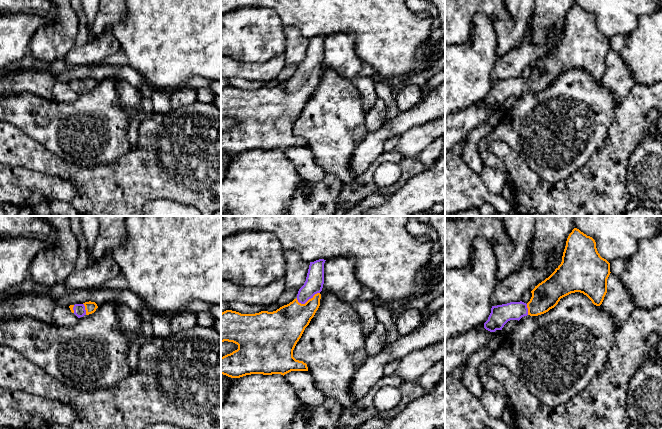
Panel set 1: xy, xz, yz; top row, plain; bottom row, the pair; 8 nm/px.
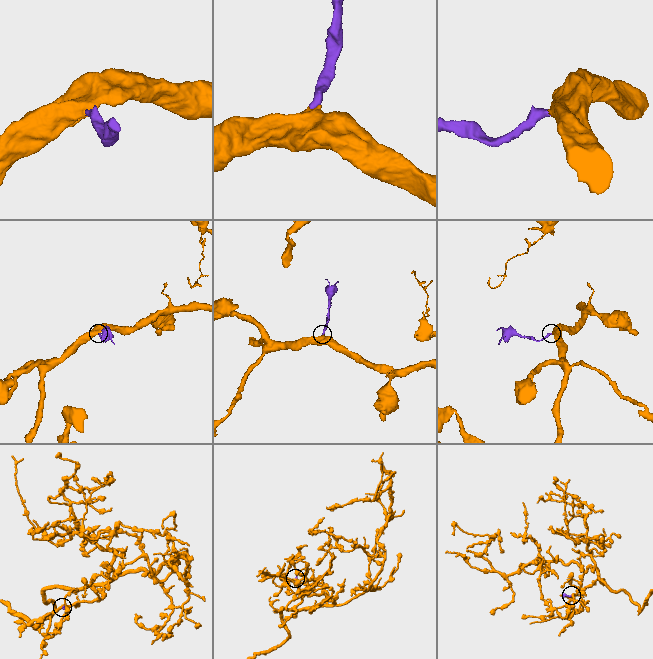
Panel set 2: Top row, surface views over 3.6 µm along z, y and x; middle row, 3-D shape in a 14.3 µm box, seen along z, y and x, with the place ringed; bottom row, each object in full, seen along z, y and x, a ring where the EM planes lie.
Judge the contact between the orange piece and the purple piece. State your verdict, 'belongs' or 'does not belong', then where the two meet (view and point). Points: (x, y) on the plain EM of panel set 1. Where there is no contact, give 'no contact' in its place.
belongs | xz (308, 76)

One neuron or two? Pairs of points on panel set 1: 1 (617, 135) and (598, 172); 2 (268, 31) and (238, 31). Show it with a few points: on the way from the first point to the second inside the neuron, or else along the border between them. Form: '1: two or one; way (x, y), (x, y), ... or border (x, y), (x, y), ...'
1: one; way (617, 144), (617, 148), (608, 157), (607, 163)
2: one; way (261, 31), (245, 31)

